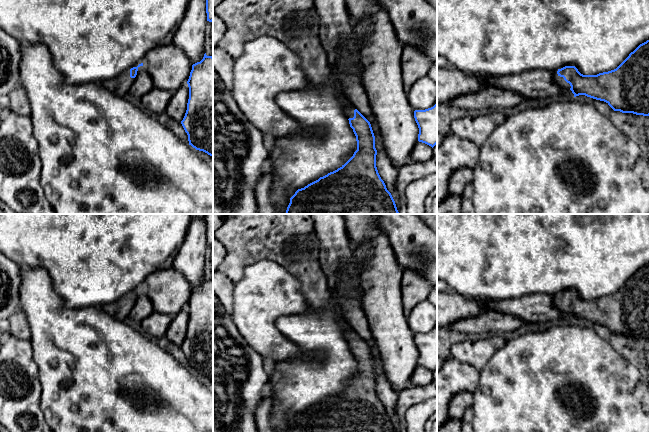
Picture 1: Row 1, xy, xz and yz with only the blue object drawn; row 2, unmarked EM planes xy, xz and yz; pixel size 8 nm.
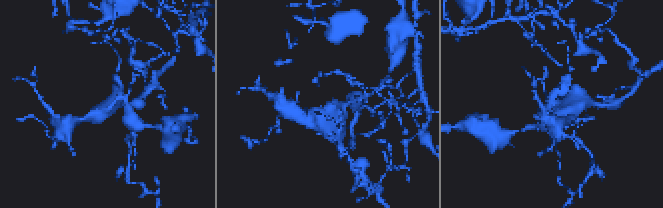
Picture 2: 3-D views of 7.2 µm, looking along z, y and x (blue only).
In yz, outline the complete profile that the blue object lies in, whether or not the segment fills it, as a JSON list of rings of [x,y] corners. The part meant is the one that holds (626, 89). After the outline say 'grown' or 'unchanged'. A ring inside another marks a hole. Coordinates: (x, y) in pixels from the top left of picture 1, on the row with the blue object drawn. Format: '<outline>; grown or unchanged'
[[[649,40],[640,44],[629,56],[614,70],[597,75],[583,75],[575,66],[565,66],[553,72],[553,81],[558,82],[565,90],[571,90],[574,97],[585,95],[587,97],[606,102],[614,111],[649,116]]]; grown

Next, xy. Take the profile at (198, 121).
[[[204,54],[203,59],[192,65],[189,79],[189,99],[181,124],[188,135],[189,145],[213,157],[213,57]]]; unchanged

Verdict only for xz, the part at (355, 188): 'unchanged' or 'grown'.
grown

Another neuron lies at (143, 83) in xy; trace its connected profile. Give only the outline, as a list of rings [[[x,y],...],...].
[[[144,66],[138,67],[137,75],[128,93],[132,96],[141,98],[154,88],[153,80]]]

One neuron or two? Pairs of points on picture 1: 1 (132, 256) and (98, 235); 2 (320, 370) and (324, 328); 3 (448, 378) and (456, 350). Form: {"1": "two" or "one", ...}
{"1": "one", "2": "one", "3": "two"}

